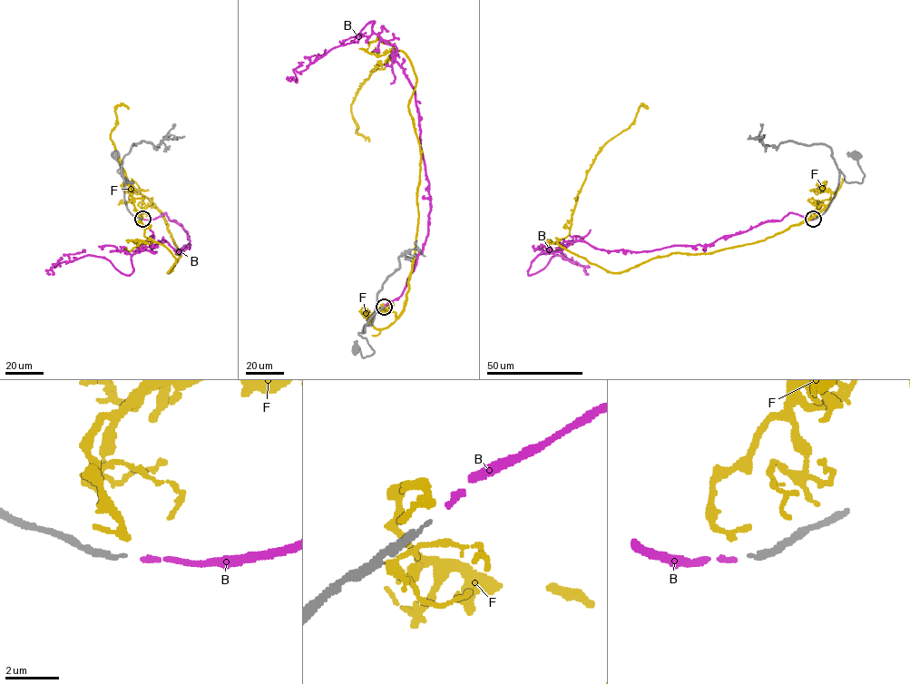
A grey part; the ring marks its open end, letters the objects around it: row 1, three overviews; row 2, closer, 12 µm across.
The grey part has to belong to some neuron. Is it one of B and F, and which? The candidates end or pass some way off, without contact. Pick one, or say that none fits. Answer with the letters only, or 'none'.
B

